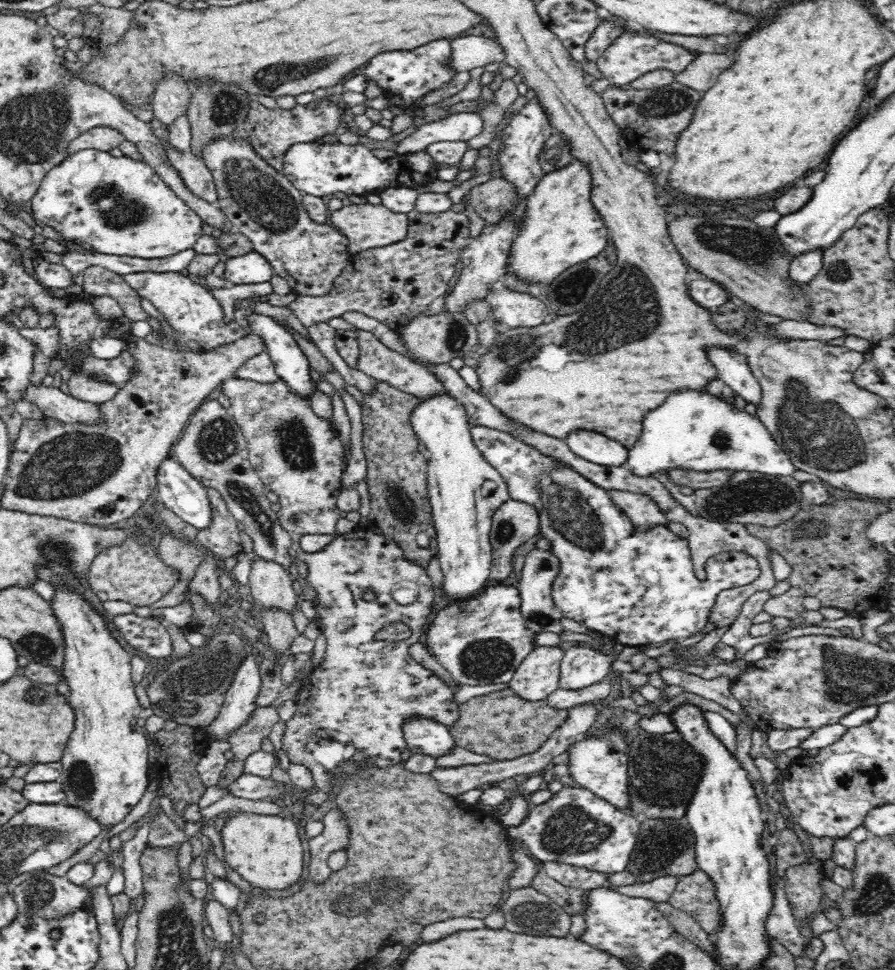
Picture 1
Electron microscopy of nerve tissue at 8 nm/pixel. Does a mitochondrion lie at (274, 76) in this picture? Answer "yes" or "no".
yes

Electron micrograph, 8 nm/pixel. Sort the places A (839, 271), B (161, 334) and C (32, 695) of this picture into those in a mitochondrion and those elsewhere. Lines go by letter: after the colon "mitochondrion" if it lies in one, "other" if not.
A: mitochondrion
B: other
C: mitochondrion

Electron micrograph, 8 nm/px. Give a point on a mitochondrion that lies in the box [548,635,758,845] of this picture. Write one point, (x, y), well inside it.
(661, 778)

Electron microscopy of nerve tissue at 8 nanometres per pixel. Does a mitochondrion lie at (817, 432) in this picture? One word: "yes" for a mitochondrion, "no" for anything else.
yes

